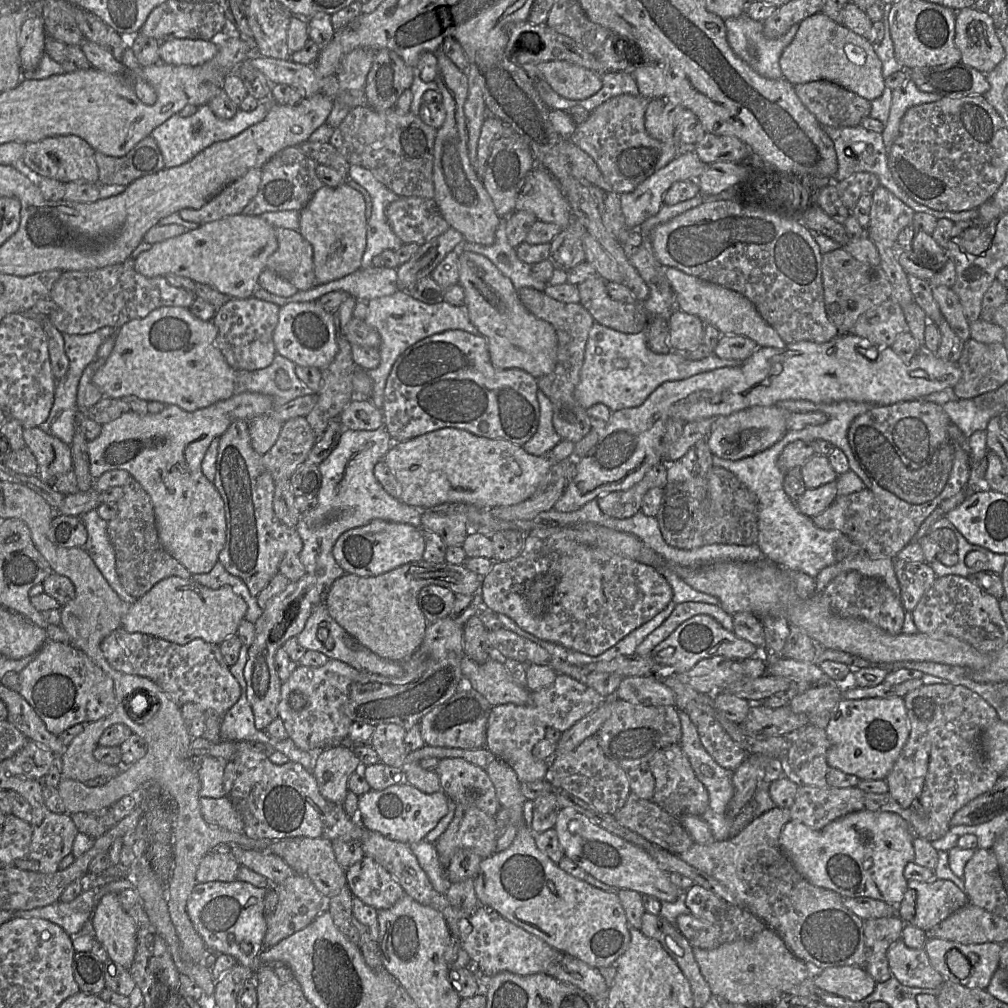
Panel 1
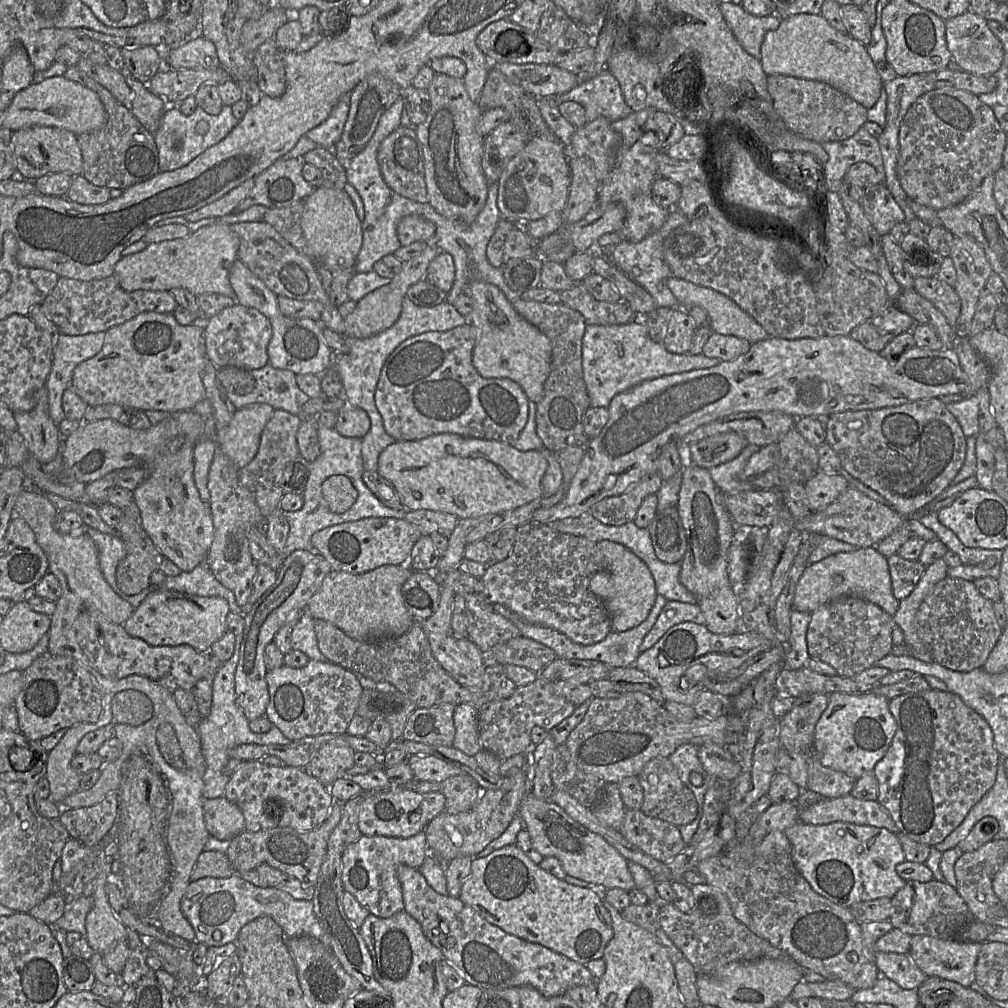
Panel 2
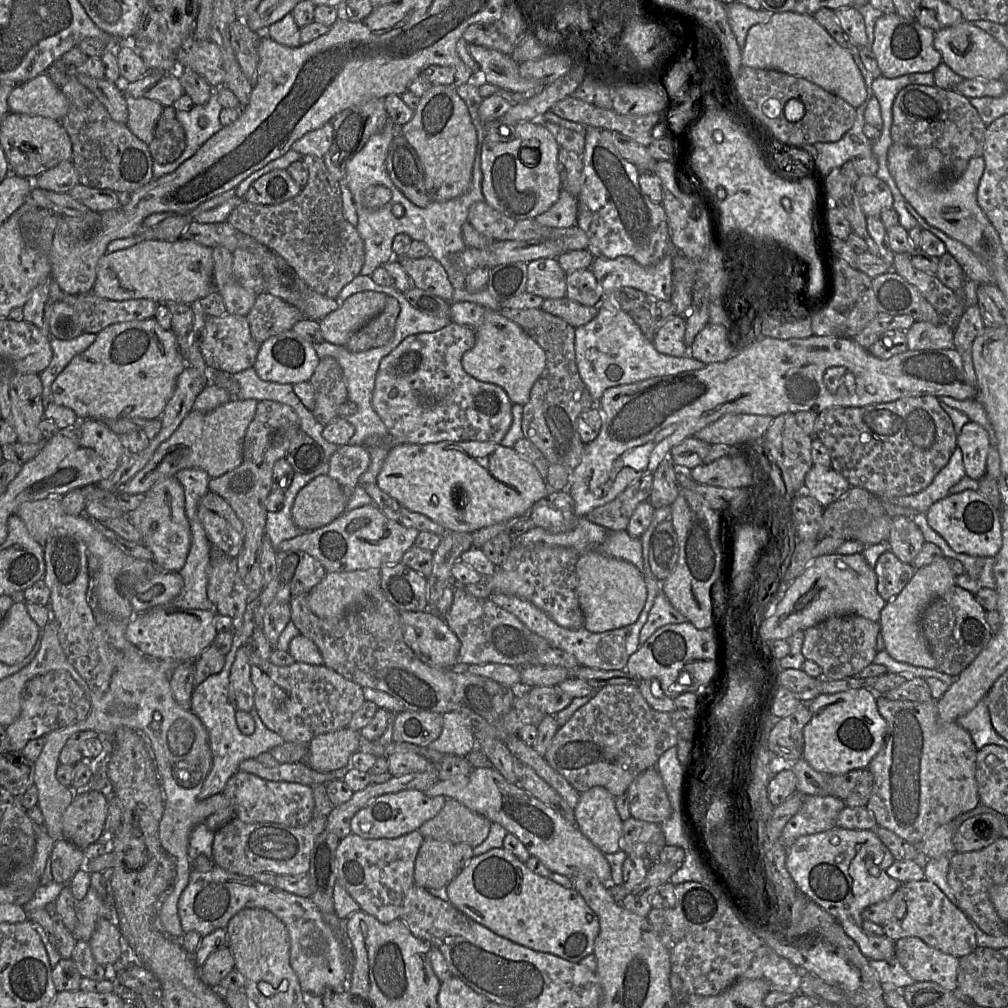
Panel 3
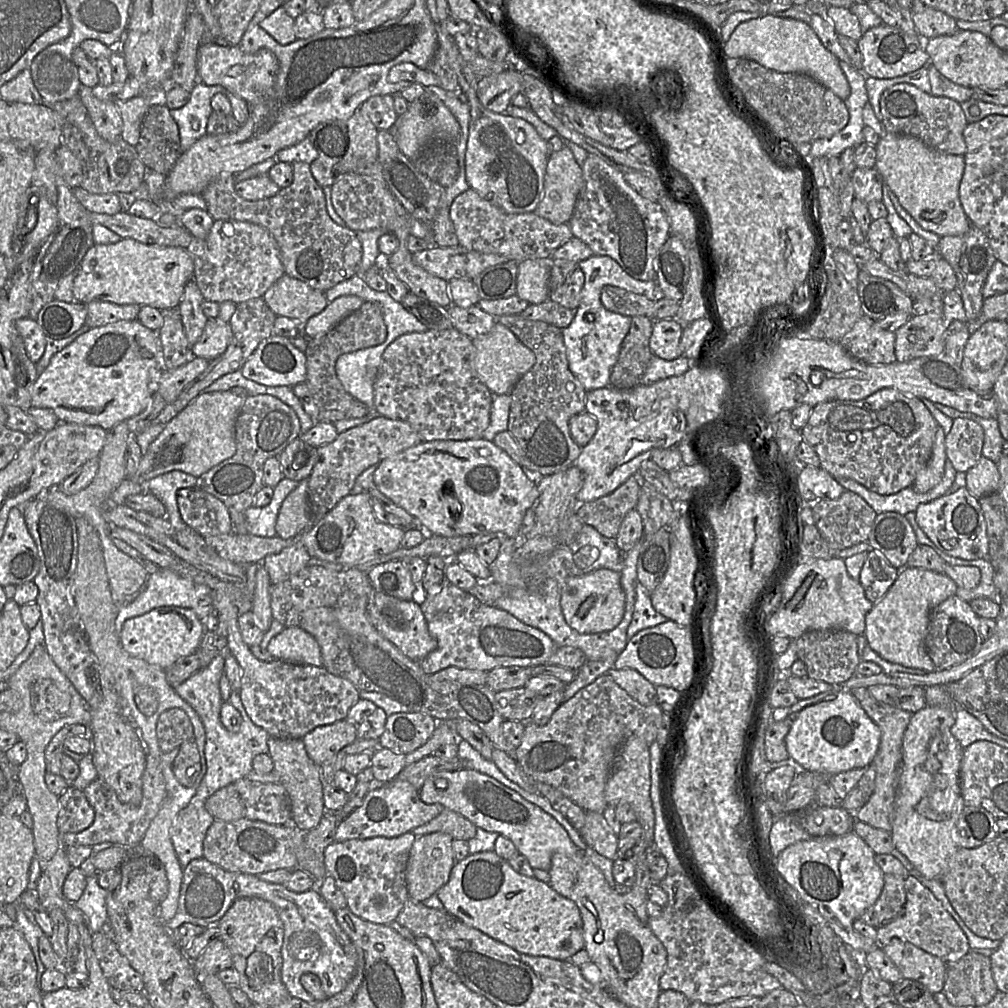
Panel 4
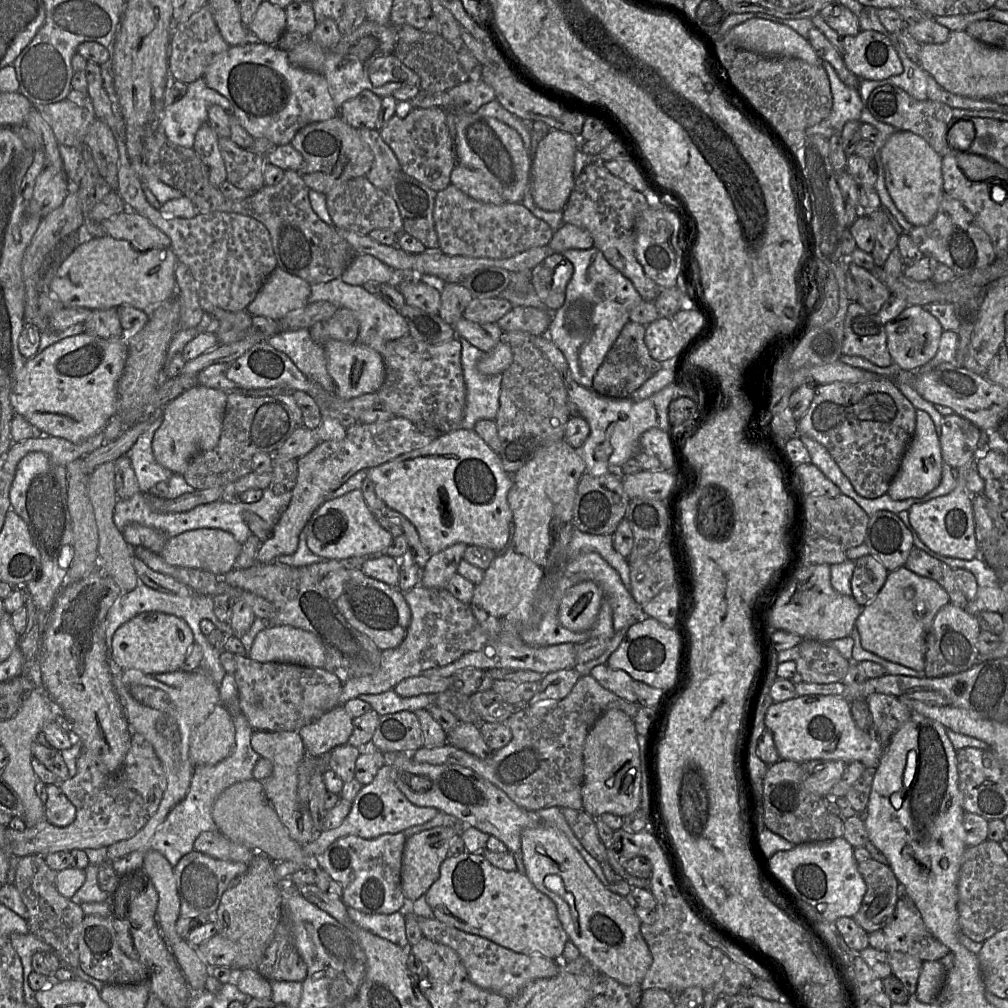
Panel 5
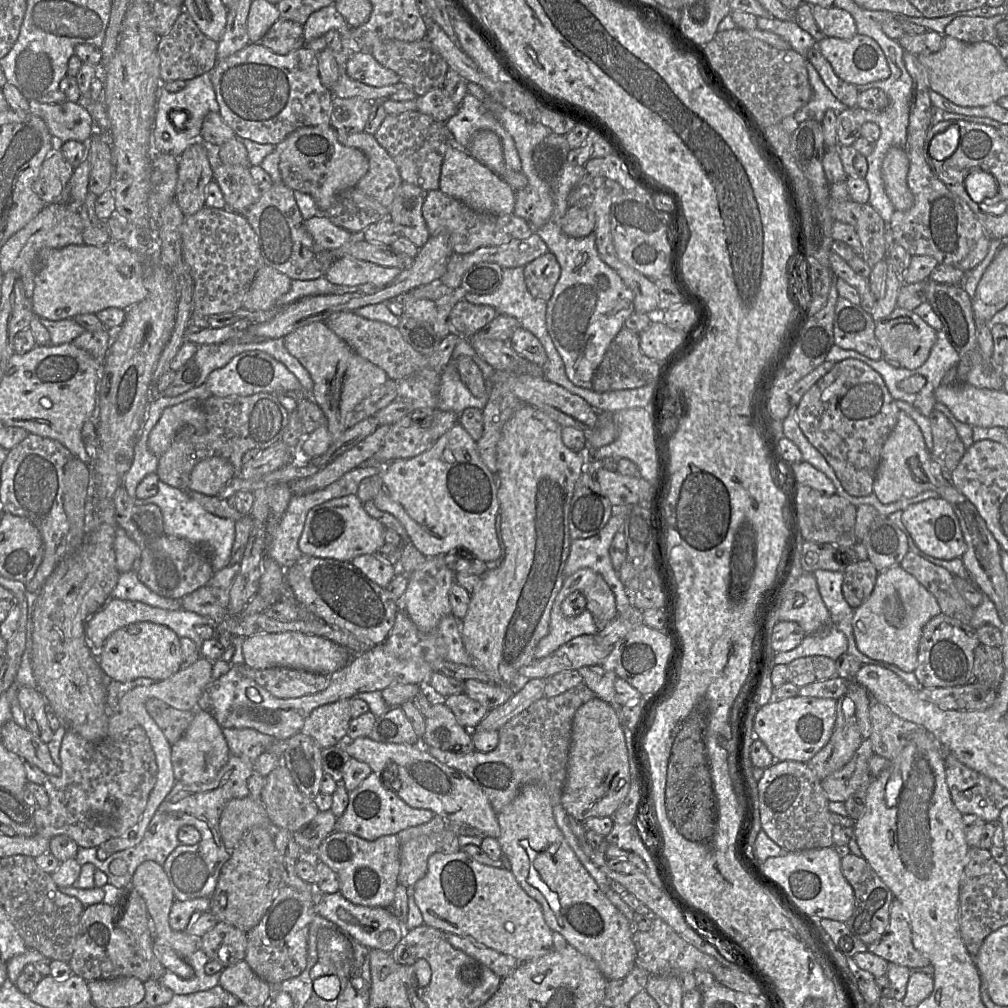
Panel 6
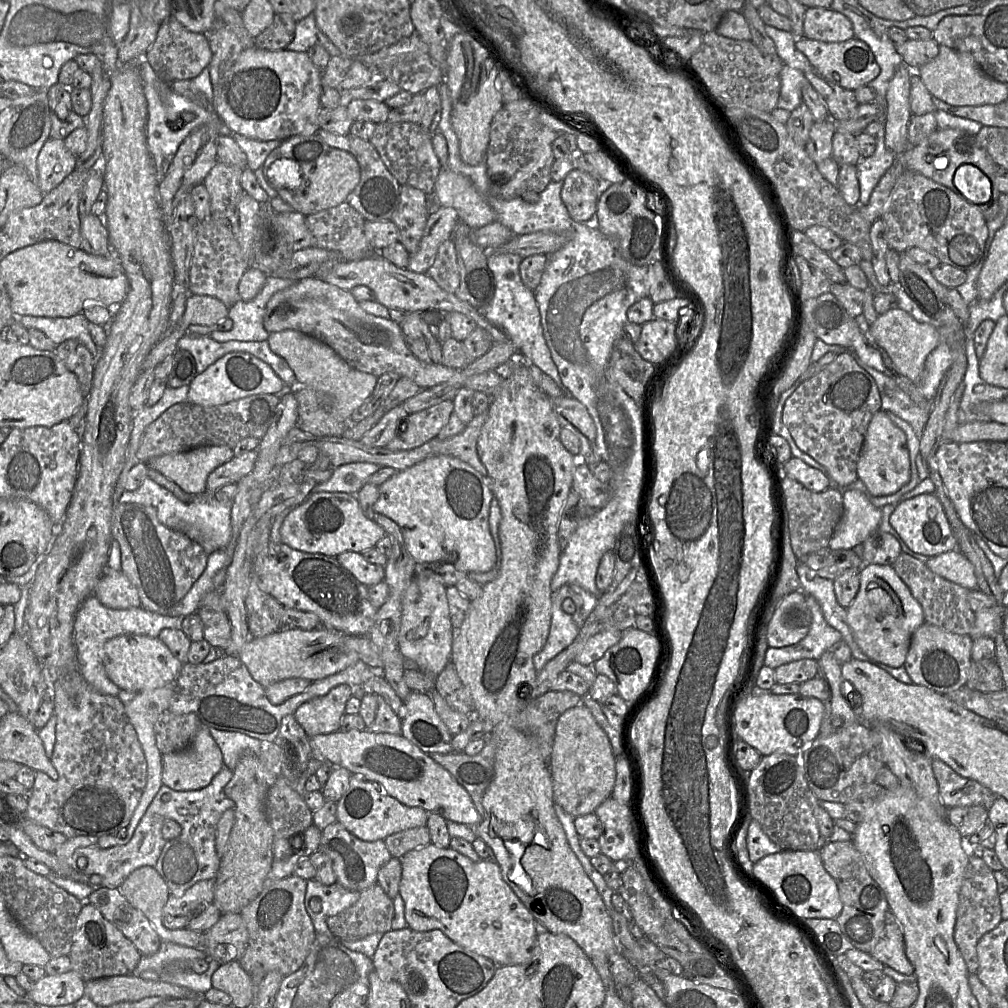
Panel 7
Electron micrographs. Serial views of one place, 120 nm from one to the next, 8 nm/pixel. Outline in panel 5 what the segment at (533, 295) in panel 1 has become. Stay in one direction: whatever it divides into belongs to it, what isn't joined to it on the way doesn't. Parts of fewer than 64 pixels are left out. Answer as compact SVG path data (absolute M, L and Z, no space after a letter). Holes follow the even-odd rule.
M520 331L503 332L504 341L510 346L513 360L511 365L501 374L499 409L494 419L497 425L501 449L499 458L503 469L513 475L543 448L564 440L565 427L572 417L572 403L569 400L564 383L551 362L533 344L535 336Z

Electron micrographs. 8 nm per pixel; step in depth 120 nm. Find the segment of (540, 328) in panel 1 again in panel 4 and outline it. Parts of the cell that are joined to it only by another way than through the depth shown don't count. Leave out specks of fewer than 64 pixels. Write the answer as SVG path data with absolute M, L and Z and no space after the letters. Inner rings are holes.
M496 322L492 330L473 342L472 374L485 385L492 394L510 395L519 379L535 364L534 353L523 345L505 326Z

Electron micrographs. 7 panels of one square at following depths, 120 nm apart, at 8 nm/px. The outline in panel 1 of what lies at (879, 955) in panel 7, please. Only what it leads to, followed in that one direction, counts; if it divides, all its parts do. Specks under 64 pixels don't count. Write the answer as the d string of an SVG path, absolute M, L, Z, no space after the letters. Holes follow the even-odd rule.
M936 878L928 882L908 881L902 901L894 906L905 924L928 932L968 903L966 893L956 884Z

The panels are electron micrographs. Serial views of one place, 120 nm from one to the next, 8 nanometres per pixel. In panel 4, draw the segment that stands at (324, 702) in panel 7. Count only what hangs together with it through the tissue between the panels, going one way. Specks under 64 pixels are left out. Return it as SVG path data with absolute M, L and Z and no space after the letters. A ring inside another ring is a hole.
M344 719L330 725L317 727L301 740L311 760L321 766L356 739L357 725Z

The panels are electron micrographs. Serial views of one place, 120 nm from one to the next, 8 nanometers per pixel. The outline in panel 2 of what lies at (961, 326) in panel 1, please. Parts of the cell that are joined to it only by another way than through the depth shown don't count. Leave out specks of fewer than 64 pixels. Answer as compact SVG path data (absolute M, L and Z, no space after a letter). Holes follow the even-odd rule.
M914 277L914 289L928 299L955 329L961 314L961 300L954 287L937 277Z

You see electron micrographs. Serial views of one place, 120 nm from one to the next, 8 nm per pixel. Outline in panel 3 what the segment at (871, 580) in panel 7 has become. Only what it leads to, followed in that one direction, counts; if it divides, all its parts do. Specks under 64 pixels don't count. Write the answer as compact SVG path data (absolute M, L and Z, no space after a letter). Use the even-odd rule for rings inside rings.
M943 557L928 566L916 569L914 576L903 590L895 598L888 601L882 609L878 622L881 627L880 633L884 642L884 651L894 660L922 668L937 669L937 663L931 654L929 644L921 632L920 617L931 601L945 594L956 584L957 576L949 567L948 559L950 558Z

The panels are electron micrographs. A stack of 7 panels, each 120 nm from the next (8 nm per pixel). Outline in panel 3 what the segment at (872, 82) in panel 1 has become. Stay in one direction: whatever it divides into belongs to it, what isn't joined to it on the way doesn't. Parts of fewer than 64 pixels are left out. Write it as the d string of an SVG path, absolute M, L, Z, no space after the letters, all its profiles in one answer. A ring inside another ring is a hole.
M793 11L774 13L766 23L753 25L741 50L743 66L776 70L804 78L830 92L854 108L867 101L867 88L852 54L841 47L813 15Z

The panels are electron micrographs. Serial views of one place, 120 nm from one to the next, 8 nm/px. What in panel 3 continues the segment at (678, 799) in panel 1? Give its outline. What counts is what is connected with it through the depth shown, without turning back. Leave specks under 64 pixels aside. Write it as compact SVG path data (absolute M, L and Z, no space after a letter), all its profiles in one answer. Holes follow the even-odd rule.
M656 769L641 772L626 791L631 817L662 824L672 814L672 808L663 780Z

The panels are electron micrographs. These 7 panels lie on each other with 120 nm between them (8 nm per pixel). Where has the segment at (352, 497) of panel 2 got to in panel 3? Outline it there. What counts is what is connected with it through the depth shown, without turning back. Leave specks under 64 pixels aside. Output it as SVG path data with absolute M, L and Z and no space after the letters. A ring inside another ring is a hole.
M319 475L296 495L291 509L292 520L298 528L314 531L345 513L347 501L336 480Z

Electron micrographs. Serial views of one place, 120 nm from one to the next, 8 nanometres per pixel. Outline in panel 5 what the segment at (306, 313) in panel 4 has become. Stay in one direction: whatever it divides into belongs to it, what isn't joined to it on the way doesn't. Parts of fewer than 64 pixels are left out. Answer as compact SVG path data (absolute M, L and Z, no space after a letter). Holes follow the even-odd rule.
M276 267L251 301L246 310L252 316L273 320L283 318L290 311L308 304L310 284L295 275Z

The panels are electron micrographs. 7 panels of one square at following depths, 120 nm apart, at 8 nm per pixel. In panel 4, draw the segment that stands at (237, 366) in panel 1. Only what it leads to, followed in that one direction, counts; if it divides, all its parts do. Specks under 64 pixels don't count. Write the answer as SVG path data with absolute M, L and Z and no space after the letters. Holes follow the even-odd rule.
M209 319L198 341L191 346L191 351L196 357L210 362L226 350L232 335L229 322Z

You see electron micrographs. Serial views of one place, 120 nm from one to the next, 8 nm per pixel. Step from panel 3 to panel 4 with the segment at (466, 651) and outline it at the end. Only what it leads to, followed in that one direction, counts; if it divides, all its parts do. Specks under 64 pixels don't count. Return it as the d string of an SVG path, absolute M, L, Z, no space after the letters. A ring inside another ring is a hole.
M444 580L440 591L435 594L426 592L425 601L420 608L427 621L430 634L437 640L437 648L429 653L419 664L426 674L434 674L448 667L490 671L499 667L536 667L548 664L552 654L559 646L544 632L526 625L505 610L495 605L480 602L469 591L464 591Z

